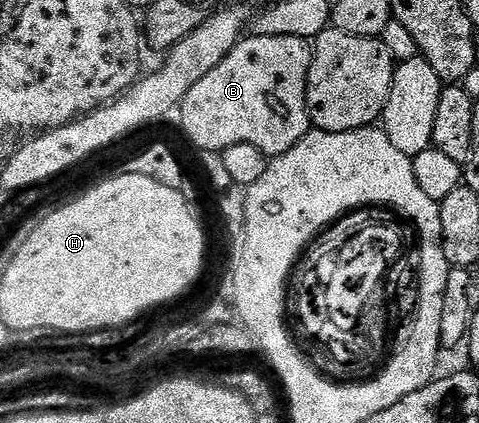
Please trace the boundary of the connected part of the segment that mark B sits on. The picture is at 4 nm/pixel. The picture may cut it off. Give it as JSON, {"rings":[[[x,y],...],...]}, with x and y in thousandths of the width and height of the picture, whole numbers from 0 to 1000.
{"rings":[[[624,85],[505,87],[476,132],[378,239],[374,272],[386,317],[413,357],[470,355],[482,340],[532,340],[555,369],[616,350],[649,305],[641,189],[653,139],[647,92]]]}

